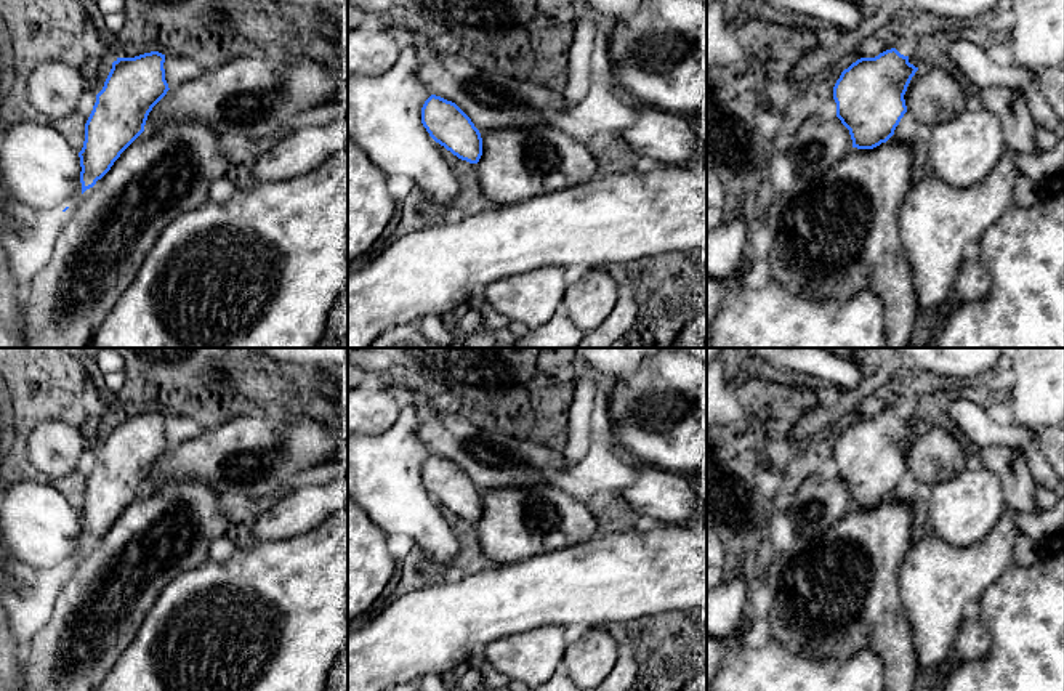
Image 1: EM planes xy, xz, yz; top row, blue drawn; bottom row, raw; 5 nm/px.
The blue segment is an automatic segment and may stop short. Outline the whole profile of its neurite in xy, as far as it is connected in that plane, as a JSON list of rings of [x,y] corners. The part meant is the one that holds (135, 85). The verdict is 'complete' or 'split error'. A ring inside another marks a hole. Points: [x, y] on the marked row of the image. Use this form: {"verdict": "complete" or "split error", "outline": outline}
{"verdict": "split error", "outline": [[[159,51],[144,53],[135,58],[117,58],[112,63],[112,69],[104,82],[103,90],[96,95],[96,103],[93,111],[85,123],[85,141],[83,147],[79,152],[80,157],[80,183],[82,196],[62,212],[64,215],[56,223],[56,240],[53,245],[51,257],[48,263],[38,271],[32,279],[30,287],[22,293],[22,309],[24,309],[24,348],[90,348],[95,335],[99,327],[114,309],[123,292],[135,281],[146,255],[154,247],[155,240],[162,231],[181,216],[186,212],[195,210],[210,200],[210,186],[215,180],[226,176],[228,170],[228,156],[223,138],[220,138],[210,127],[197,120],[186,122],[170,122],[165,127],[159,128],[155,133],[146,133],[144,125],[152,107],[167,95],[168,83],[165,80],[165,55]]]}

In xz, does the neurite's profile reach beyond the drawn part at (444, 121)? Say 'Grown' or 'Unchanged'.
Grown

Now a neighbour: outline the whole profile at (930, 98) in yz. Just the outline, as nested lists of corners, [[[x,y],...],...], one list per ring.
[[[923,67],[912,77],[904,95],[907,112],[921,130],[952,120],[966,111],[966,88],[939,67]]]

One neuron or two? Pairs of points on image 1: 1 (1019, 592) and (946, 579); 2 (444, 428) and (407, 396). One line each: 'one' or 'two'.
1: two
2: one

